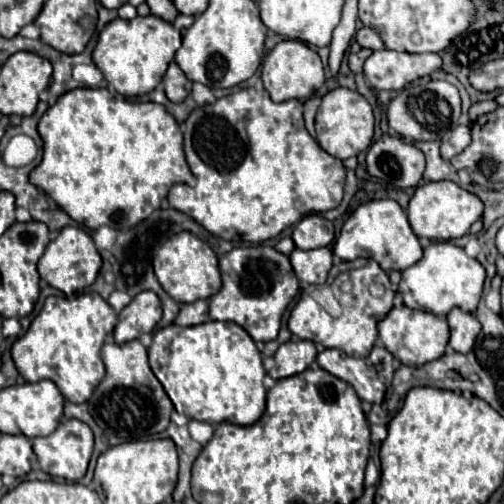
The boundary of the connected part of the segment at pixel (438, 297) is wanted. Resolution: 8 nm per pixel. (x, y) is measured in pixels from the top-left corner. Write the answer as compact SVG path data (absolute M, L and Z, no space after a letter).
M435 241L425 249L423 257L415 265L403 271L399 291L407 307L411 307L411 297L413 297L415 301L413 305L435 315L447 315L453 307L473 313L481 299L483 283L485 283L485 269L477 259L469 257L461 247L453 243Z

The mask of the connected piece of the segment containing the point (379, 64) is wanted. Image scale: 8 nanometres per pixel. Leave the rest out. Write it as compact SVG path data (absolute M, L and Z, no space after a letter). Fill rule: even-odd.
M389 49L375 51L363 67L365 79L375 89L403 89L407 83L421 79L441 67L441 57L437 53L399 53Z

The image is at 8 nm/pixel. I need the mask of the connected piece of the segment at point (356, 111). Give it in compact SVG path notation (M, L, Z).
M337 87L337 89L329 91L323 97L323 101L321 101L319 109L317 109L315 129L317 129L319 145L329 155L333 155L337 159L355 157L355 155L359 155L361 151L365 151L373 143L373 135L375 135L373 107L357 91L351 91L351 89L345 89L345 87Z

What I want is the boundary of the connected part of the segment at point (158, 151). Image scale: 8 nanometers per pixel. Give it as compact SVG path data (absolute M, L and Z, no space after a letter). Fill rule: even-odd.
M73 89L65 95L61 95L57 99L57 103L53 107L47 109L47 113L41 117L39 121L39 135L43 137L43 161L31 171L29 179L33 181L33 185L37 185L39 189L43 189L71 219L75 219L81 225L89 225L89 229L99 229L101 225L109 225L113 229L127 229L137 225L139 221L143 221L145 217L149 217L155 209L159 209L161 201L167 197L171 185L175 183L187 183L187 185L195 185L195 177L189 171L189 165L185 161L185 153L183 153L183 133L177 125L177 121L165 111L163 105L154 102L133 102L119 95L113 95L109 89Z

